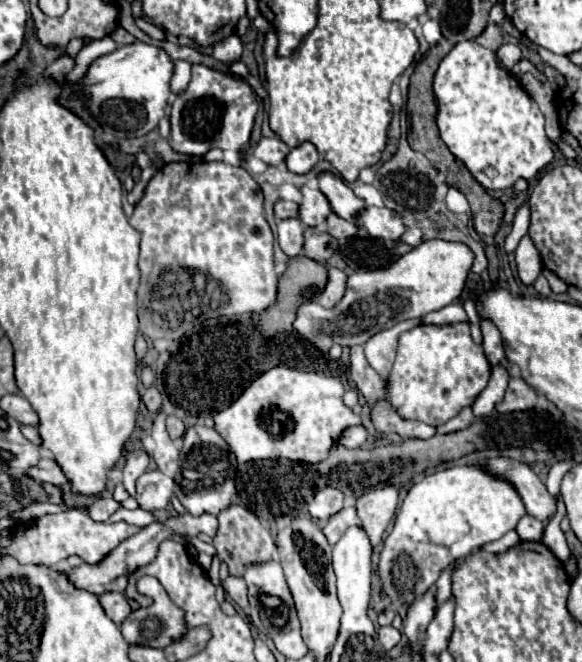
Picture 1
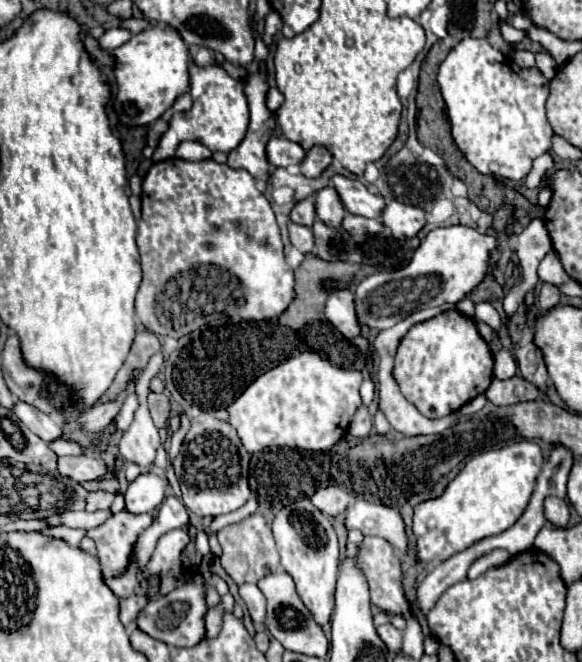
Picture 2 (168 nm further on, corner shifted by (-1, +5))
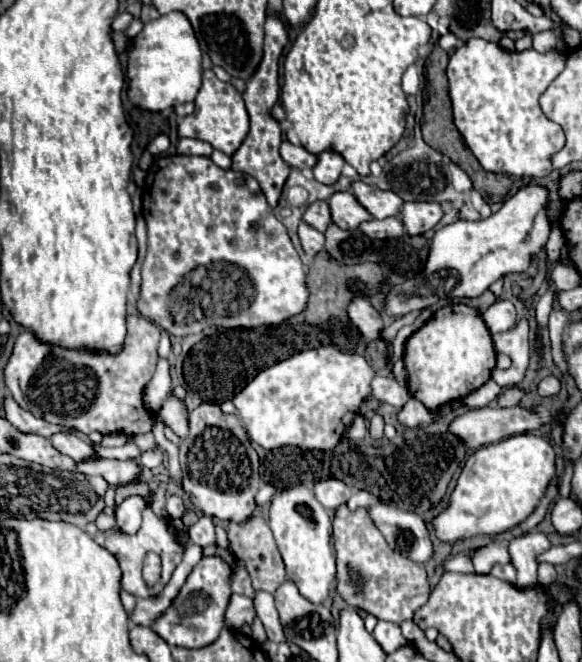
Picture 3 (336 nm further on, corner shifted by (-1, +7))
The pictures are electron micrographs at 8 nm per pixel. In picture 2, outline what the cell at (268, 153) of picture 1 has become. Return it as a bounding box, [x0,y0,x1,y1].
[266,137,306,167]

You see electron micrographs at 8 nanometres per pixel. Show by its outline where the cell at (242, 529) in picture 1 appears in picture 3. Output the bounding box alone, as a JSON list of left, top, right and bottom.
[228,515,288,593]

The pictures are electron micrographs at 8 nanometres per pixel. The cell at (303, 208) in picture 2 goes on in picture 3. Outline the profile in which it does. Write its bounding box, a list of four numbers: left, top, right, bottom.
[304,201,332,231]

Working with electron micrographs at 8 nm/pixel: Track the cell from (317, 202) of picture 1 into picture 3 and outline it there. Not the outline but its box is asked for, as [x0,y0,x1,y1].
[328,191,372,229]

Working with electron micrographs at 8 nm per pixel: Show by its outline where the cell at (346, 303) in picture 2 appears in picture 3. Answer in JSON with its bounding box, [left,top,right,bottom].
[348,297,384,339]

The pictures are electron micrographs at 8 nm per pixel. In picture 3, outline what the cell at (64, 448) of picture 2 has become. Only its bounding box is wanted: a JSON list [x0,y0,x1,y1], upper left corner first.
[96,439,142,459]

